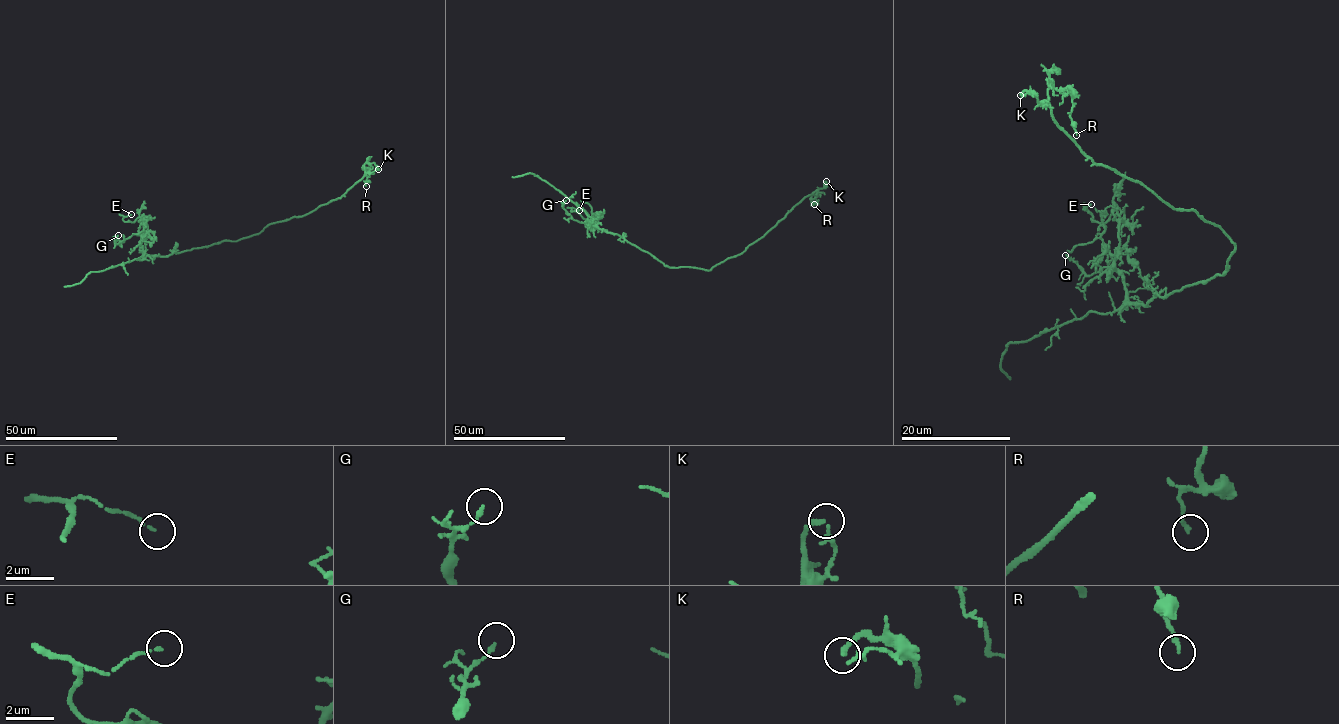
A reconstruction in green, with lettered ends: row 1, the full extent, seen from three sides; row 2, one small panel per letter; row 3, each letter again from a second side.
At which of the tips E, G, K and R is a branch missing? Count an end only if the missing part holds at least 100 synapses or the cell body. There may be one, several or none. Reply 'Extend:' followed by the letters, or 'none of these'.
Extend: none of these

